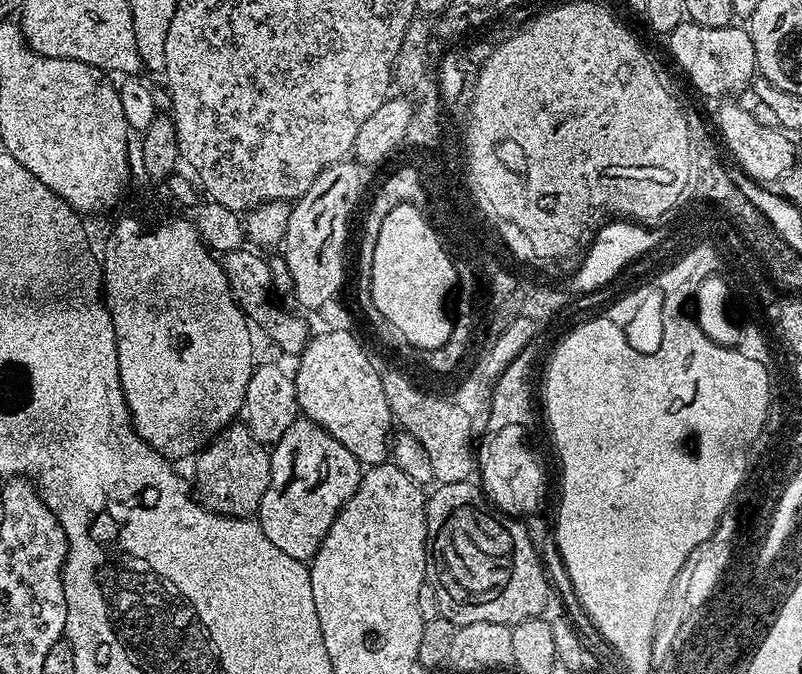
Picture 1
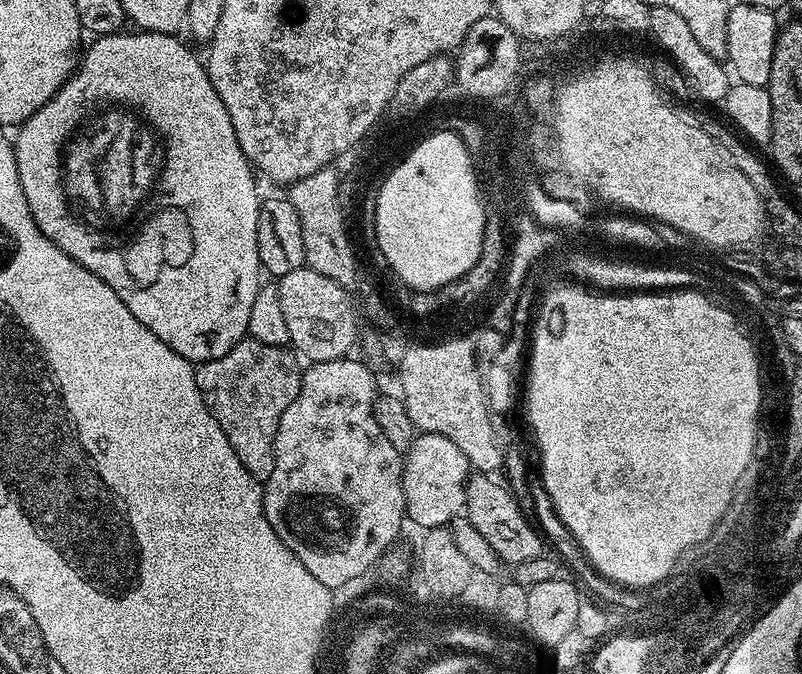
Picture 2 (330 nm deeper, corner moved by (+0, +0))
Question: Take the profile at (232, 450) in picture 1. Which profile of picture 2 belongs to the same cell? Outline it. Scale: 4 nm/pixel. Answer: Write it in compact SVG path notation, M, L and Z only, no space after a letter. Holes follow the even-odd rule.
M245 338L238 341L234 350L230 350L230 354L222 354L224 362L218 364L218 368L210 366L210 370L204 370L212 374L212 380L218 380L218 382L222 380L222 386L220 386L222 390L220 390L220 396L216 396L218 402L211 408L212 413L218 426L222 426L222 432L226 434L226 438L232 439L236 450L252 470L252 477L257 482L268 480L270 474L274 474L274 444L278 434L278 424L286 406L290 406L290 402L298 398L302 368L301 365L296 365L296 360L291 355L296 357L287 347L266 346L257 340Z

